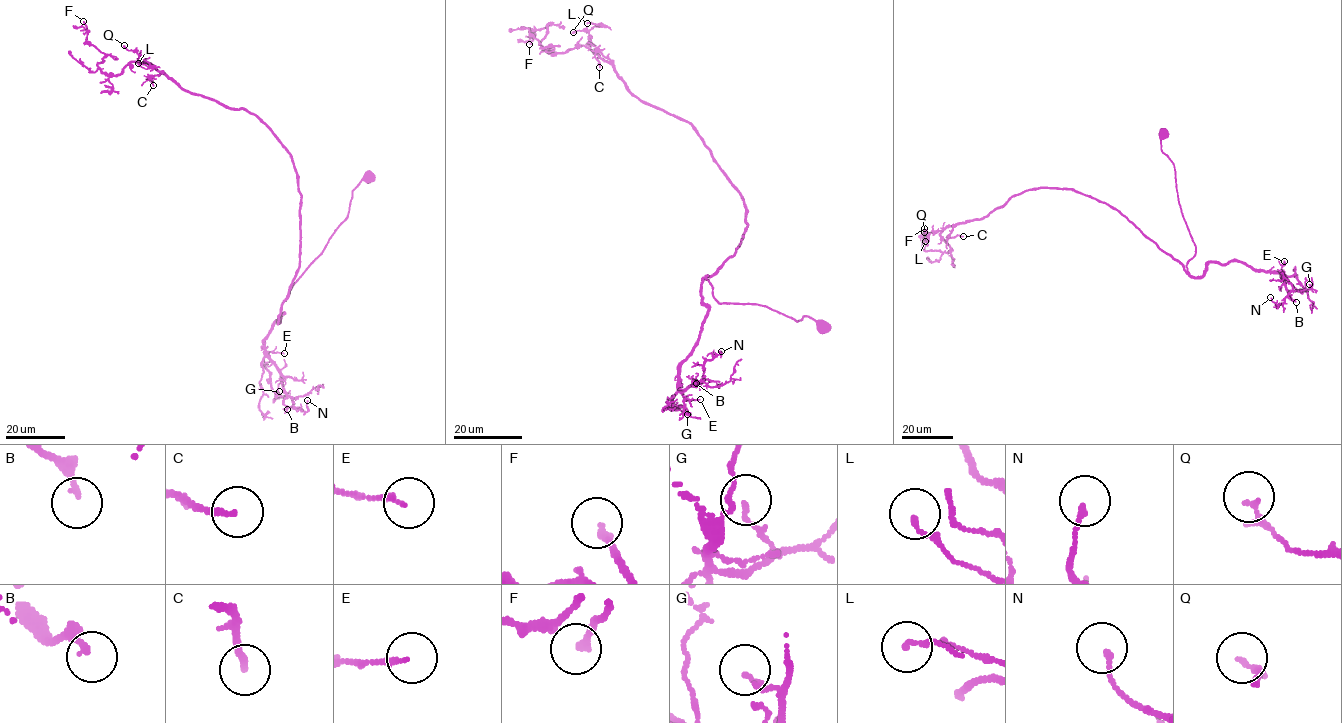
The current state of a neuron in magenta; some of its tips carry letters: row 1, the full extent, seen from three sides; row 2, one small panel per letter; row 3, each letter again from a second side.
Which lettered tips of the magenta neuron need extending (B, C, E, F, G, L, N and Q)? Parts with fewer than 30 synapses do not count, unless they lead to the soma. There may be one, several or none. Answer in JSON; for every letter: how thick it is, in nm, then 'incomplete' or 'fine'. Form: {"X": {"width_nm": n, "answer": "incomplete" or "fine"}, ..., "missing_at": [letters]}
{"B": {"width_nm": 180, "answer": "fine"}, "C": {"width_nm": 180, "answer": "incomplete"}, "E": {"width_nm": 150, "answer": "fine"}, "F": {"width_nm": 200, "answer": "fine"}, "G": {"width_nm": 120, "answer": "fine"}, "L": {"width_nm": 130, "answer": "fine"}, "N": {"width_nm": 140, "answer": "fine"}, "Q": {"width_nm": 180, "answer": "fine"}, "missing_at": ["C"]}

